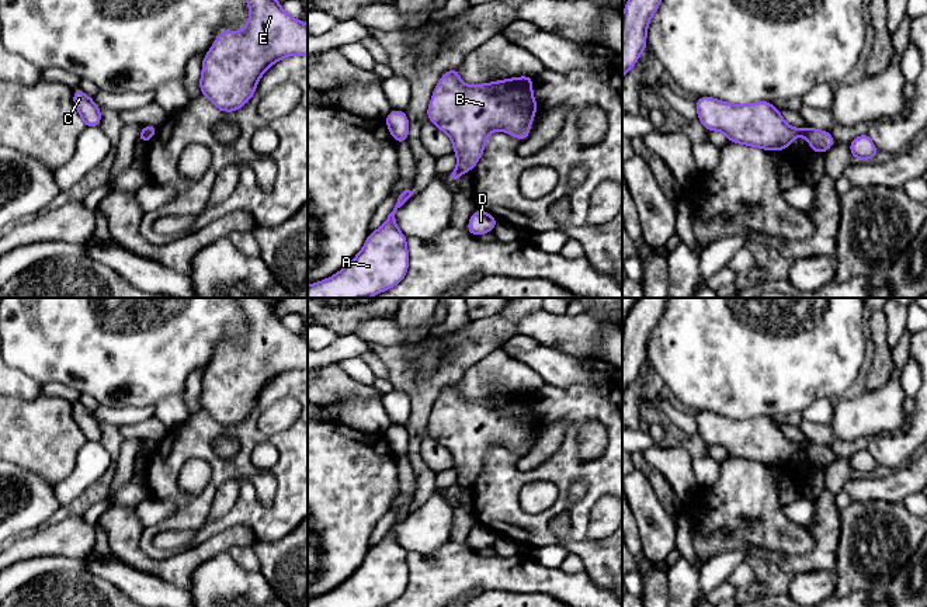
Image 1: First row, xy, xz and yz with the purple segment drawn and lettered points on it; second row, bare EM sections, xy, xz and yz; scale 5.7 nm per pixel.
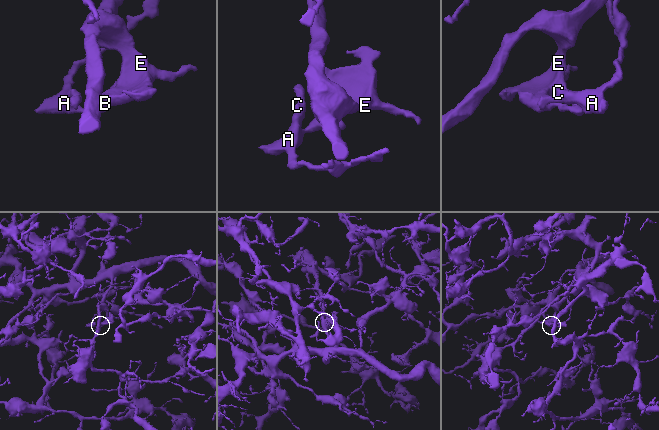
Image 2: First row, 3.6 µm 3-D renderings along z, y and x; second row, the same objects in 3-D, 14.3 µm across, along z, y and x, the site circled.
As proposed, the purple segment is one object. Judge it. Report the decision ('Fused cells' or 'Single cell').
Fused cells

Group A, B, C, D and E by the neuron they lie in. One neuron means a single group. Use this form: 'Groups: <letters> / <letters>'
Groups: A C D / B E

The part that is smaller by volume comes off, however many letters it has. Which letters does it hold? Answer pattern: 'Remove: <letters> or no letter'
Remove: A, C, D

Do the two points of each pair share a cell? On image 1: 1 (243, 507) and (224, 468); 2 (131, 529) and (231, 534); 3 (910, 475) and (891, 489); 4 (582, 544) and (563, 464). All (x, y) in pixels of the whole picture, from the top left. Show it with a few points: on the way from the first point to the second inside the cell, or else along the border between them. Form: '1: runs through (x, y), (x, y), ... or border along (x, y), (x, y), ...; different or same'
1: runs through (245, 496), (245, 481), (235, 471); same
2: runs through (141, 558), (148, 565), (180, 565), (201, 552); same
3: runs through (906, 479), (895, 486); same
4: runs through (579, 524), (579, 514), (563, 499), (563, 484); same

